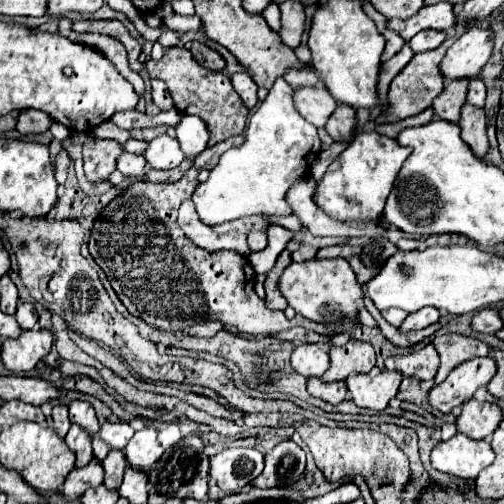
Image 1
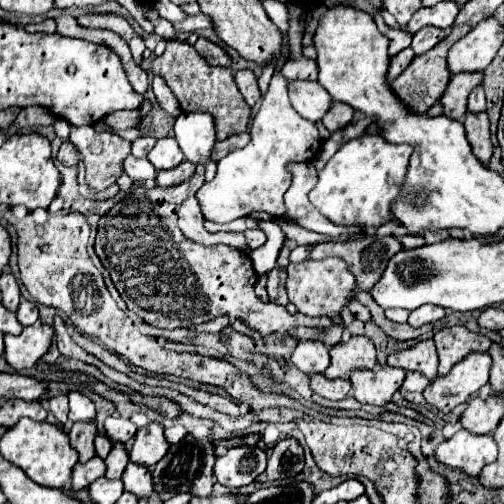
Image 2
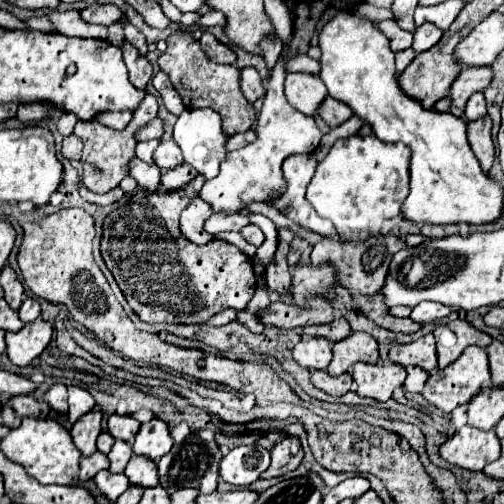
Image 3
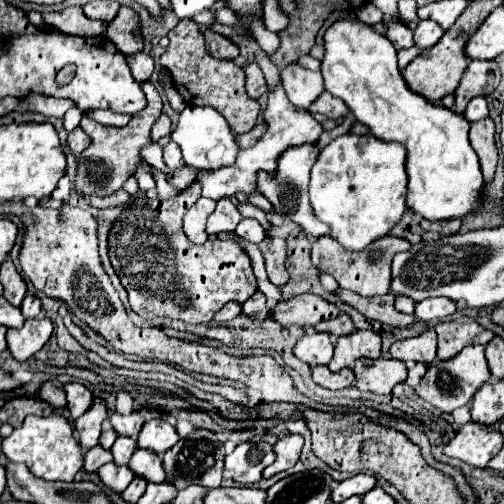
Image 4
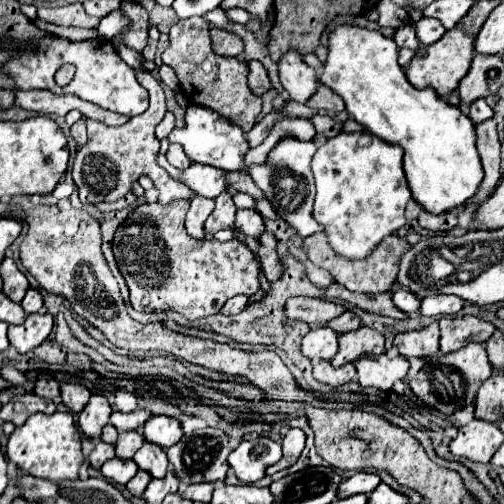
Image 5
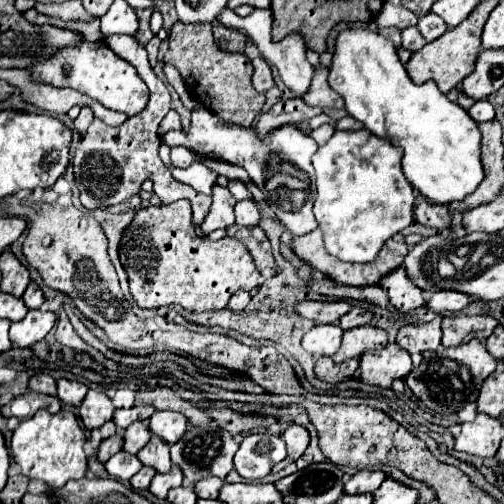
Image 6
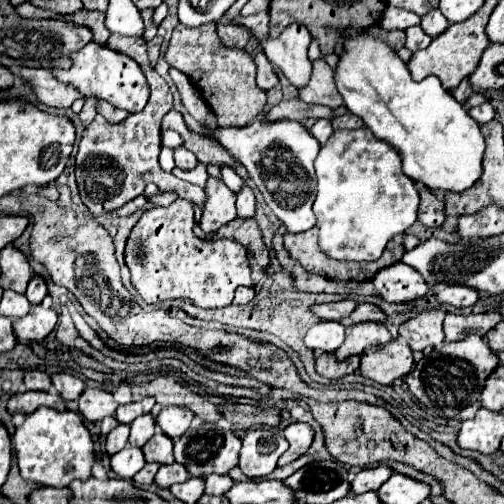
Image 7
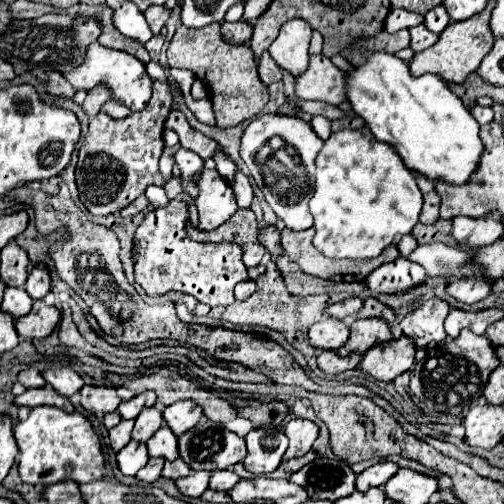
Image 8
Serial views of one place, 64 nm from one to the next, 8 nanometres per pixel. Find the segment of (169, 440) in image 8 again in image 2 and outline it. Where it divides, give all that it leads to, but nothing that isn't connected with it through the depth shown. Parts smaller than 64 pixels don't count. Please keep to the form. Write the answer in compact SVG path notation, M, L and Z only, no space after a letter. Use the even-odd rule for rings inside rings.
M128 464L122 476L124 482L124 492L134 494L138 500L148 498L152 494L152 474L148 472L148 468L144 466L136 466L136 464Z

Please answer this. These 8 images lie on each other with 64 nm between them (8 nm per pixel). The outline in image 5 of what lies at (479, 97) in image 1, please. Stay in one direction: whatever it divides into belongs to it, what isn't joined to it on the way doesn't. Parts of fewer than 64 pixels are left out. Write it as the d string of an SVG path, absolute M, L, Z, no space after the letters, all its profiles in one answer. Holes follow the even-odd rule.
M480 98L480 100L476 100L476 102L472 102L470 104L470 108L468 108L468 118L474 122L474 124L478 124L478 122L482 122L482 120L488 120L488 118L492 118L492 108L486 104L486 100L484 98Z

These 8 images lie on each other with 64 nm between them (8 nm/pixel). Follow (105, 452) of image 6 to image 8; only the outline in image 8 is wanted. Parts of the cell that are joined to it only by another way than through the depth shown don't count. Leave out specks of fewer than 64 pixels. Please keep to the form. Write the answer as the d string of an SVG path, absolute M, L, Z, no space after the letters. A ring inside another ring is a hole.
M122 420L118 426L114 426L108 436L110 436L110 448L114 452L122 450L128 442L130 442L130 434L132 434L132 424L134 420Z

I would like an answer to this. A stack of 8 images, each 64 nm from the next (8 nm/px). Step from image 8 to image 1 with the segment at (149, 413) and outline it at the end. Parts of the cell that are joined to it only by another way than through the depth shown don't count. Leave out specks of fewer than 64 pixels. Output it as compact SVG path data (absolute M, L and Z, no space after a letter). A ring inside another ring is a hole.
M110 450L108 456L102 460L102 466L104 466L104 486L108 490L118 490L122 484L122 474L126 470L124 454Z

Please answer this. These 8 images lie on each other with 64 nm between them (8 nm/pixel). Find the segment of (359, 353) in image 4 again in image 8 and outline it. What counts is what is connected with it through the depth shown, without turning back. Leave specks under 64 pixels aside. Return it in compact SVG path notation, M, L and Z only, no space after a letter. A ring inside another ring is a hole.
M380 318L356 320L350 326L348 342L344 346L340 346L336 352L338 352L338 356L348 356L352 352L364 354L368 348L390 342L390 340L392 340L392 332L384 320L380 320Z

